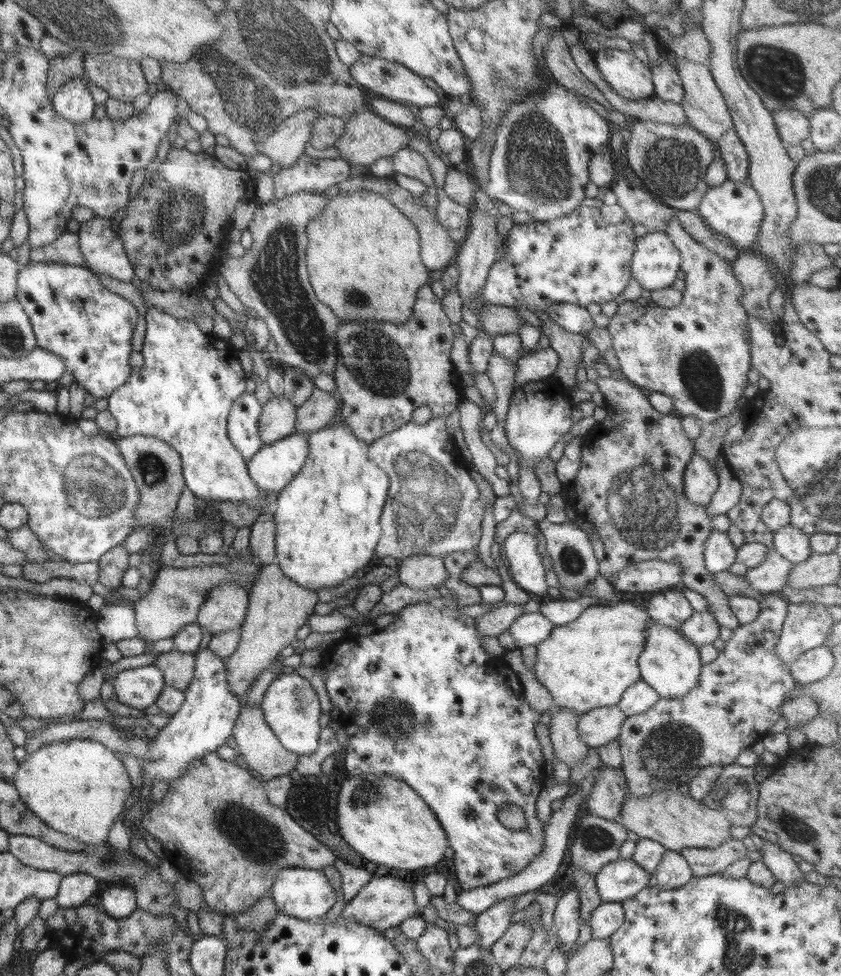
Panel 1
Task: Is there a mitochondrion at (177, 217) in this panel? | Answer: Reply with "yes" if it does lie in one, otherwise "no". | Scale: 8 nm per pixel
yes

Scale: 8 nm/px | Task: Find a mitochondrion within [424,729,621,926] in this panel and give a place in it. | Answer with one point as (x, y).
(596, 839)

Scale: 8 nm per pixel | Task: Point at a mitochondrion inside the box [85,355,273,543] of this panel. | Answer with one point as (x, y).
(153, 471)

